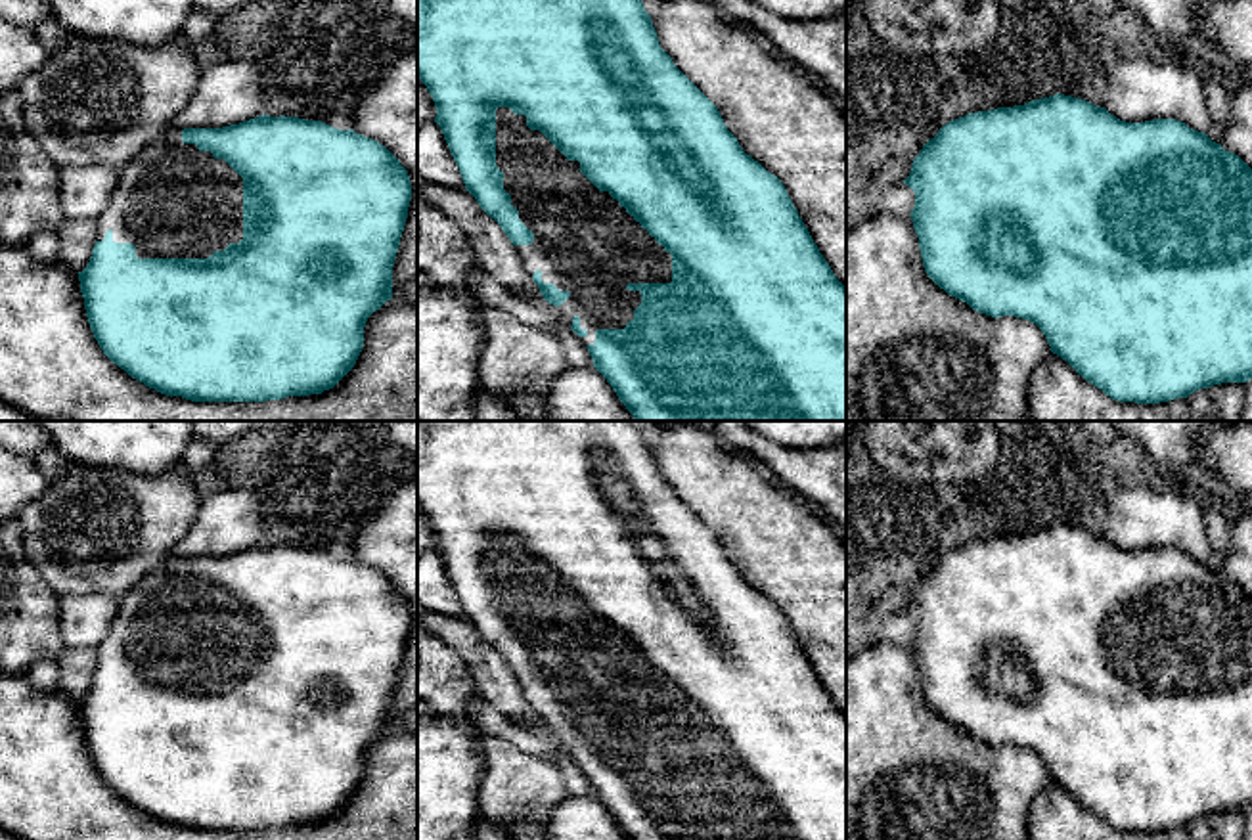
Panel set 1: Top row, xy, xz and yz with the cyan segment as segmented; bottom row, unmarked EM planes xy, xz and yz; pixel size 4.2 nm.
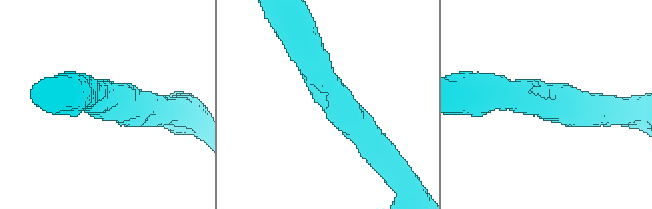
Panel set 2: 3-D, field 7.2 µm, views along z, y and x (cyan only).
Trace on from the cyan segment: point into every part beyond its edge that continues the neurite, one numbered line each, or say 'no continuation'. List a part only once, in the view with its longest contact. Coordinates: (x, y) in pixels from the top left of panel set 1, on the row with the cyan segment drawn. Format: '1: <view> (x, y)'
1: xz (586, 243)

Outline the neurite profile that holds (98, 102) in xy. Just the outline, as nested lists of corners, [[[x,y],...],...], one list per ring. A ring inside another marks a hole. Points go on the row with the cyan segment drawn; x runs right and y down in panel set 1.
[[[182,33],[157,48],[109,38],[78,38],[50,54],[44,65],[19,84],[29,134],[57,168],[103,165],[121,170],[157,140],[193,98],[201,67]]]

